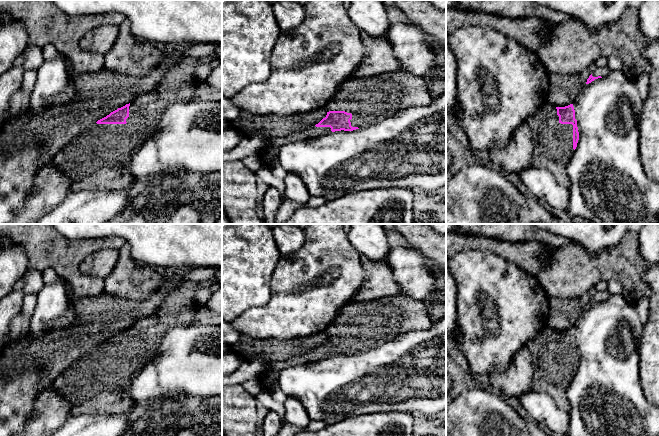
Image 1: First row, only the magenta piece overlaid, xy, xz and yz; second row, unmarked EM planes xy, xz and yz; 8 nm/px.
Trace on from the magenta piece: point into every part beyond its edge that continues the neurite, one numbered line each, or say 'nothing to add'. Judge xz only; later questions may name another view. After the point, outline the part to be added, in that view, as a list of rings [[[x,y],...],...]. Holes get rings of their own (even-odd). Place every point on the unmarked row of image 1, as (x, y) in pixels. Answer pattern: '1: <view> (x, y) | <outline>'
1: xz (372, 323) | [[[400,294],[347,304],[323,333],[351,337],[351,350],[363,352],[400,334],[431,328],[434,323],[423,300]]]

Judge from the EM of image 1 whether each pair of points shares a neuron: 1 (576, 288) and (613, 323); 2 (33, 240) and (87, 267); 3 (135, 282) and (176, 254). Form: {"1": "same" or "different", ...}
{"1": "different", "2": "different", "3": "different"}

